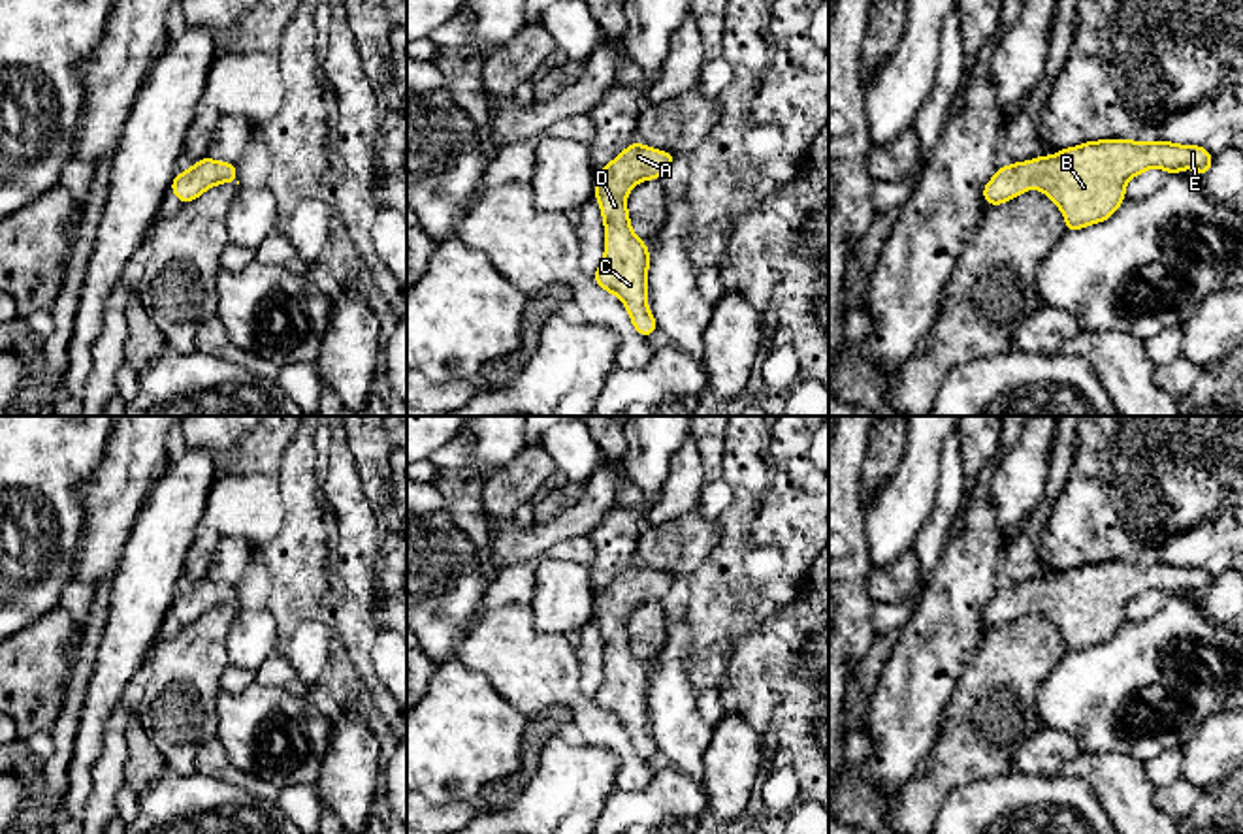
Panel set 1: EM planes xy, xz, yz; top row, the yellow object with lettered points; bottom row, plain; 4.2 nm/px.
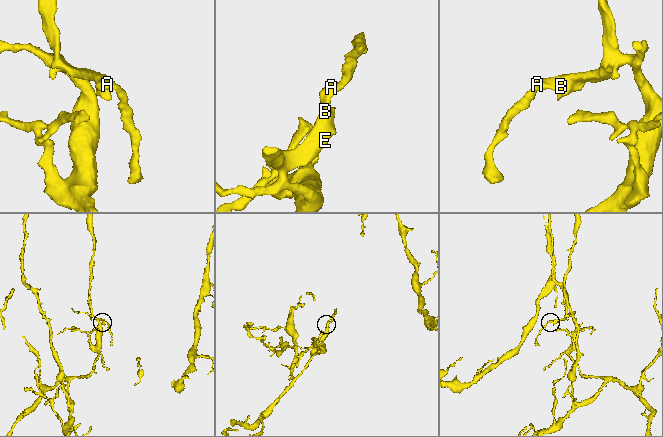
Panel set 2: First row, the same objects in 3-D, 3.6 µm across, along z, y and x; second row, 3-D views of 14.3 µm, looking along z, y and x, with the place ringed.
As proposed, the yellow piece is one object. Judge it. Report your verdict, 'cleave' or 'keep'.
keep

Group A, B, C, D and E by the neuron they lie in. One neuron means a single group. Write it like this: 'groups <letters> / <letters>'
groups A B C D E

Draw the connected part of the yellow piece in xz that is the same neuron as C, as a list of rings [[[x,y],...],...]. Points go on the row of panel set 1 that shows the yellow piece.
[[[633,141],[606,168],[597,169],[595,177],[595,196],[605,220],[605,260],[593,279],[599,288],[623,301],[642,337],[657,329],[654,313],[646,307],[650,252],[631,230],[625,200],[637,183],[665,175],[674,158],[670,152]]]

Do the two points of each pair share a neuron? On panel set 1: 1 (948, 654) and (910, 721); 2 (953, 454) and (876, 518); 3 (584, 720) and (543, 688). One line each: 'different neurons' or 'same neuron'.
1: same neuron
2: different neurons
3: same neuron

